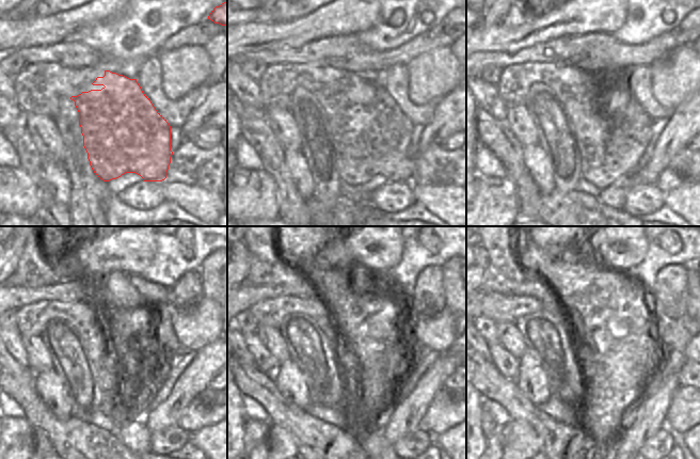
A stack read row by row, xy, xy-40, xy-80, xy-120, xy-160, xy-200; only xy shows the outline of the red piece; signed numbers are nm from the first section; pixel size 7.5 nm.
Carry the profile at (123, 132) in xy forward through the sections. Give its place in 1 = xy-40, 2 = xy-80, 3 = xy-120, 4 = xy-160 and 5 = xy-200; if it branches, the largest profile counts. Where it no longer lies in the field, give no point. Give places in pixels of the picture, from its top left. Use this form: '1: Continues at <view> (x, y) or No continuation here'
1: Continues at xy-40 (370, 135)
2: Continues at xy-80 (611, 130)
3: Continues at xy-120 (129, 386)
4: Continues at xy-160 (336, 339)
5: Continues at xy-200 (570, 333).

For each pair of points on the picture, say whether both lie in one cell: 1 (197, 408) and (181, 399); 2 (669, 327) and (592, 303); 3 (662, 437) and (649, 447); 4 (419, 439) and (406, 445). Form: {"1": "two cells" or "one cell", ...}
{"1": "two cells", "2": "two cells", "3": "one cell", "4": "one cell"}

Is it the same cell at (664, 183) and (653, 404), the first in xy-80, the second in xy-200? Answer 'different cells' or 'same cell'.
different cells

